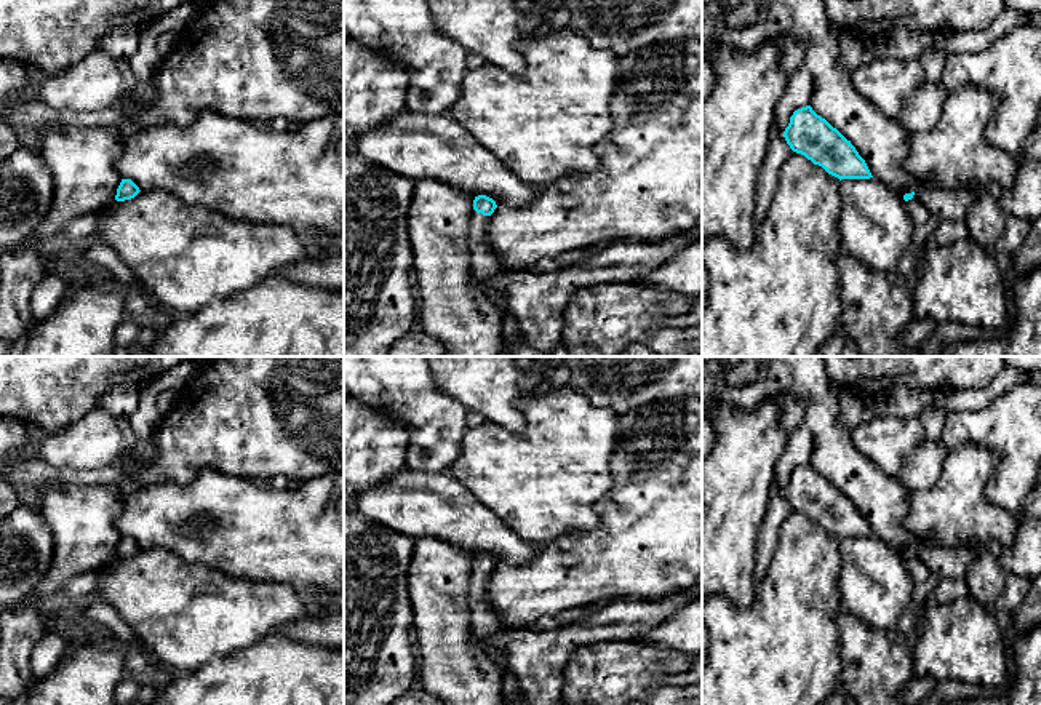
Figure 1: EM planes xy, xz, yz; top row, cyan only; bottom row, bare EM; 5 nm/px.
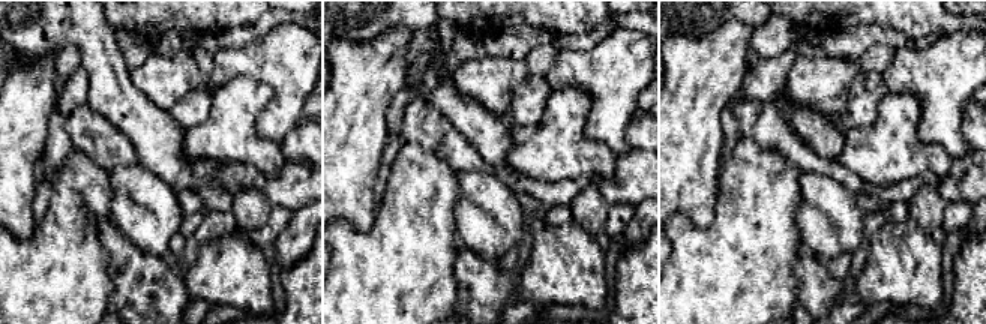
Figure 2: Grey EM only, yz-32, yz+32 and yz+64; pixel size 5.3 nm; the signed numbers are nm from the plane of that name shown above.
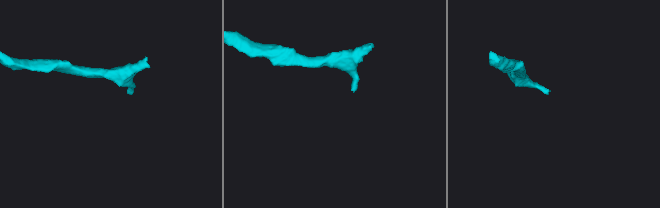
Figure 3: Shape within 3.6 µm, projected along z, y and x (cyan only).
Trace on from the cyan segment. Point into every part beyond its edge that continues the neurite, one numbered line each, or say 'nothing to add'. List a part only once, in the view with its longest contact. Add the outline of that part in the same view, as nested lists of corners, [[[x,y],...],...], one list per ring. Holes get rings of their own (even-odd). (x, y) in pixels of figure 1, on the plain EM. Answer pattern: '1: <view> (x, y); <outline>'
1: xz (485, 624); [[[472,569],[472,577],[467,590],[467,603],[472,615],[472,630],[478,638],[494,636],[502,630],[501,620],[491,611],[486,601],[489,574]]]

